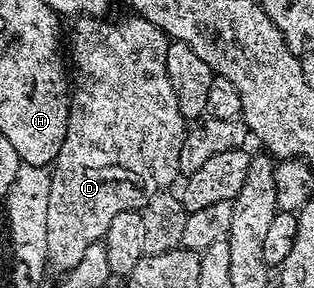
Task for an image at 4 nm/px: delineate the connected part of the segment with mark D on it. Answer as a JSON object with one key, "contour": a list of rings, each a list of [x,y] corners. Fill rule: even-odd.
{"contour":[[[78,16],[73,19],[74,27],[70,30],[70,50],[68,46],[68,66],[72,73],[69,75],[68,81],[70,84],[70,111],[68,112],[68,128],[64,132],[64,144],[60,144],[60,152],[54,158],[52,169],[50,170],[50,191],[48,192],[48,256],[46,261],[51,271],[58,270],[57,272],[65,272],[72,269],[80,262],[81,257],[88,248],[96,243],[105,239],[108,232],[108,224],[112,224],[112,216],[116,216],[119,212],[125,210],[141,211],[145,206],[147,200],[152,196],[156,196],[159,190],[165,190],[173,187],[173,182],[180,178],[180,148],[184,144],[184,136],[188,129],[188,119],[180,112],[180,108],[176,104],[176,92],[172,92],[172,80],[168,80],[166,73],[168,72],[168,48],[170,47],[171,39],[166,37],[166,33],[160,28],[156,28],[156,24],[152,24],[146,18],[139,18],[137,16],[129,16],[123,22],[109,22],[109,17],[106,16]]]}

